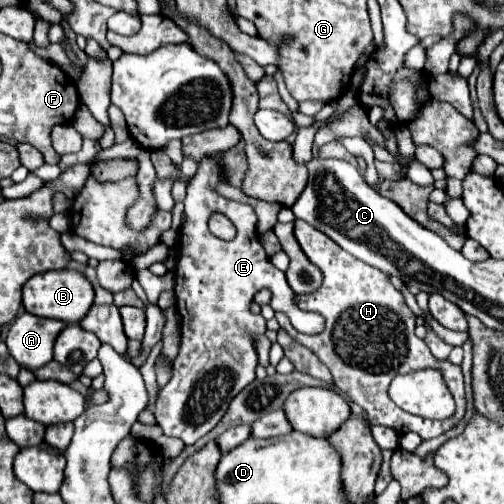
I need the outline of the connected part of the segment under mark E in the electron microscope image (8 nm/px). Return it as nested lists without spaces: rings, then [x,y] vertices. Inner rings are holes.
[[[208,156],[200,162],[198,174],[190,180],[188,194],[184,200],[186,224],[180,230],[180,260],[176,266],[176,288],[174,288],[176,290],[176,306],[182,316],[182,342],[180,342],[178,358],[174,360],[174,366],[172,366],[172,378],[158,392],[158,400],[154,404],[156,422],[164,430],[164,434],[180,438],[186,446],[194,444],[198,438],[208,434],[222,420],[232,398],[256,378],[254,368],[258,364],[258,356],[254,350],[254,336],[260,336],[266,330],[264,318],[260,314],[250,312],[250,304],[252,304],[256,292],[260,292],[262,288],[270,290],[270,294],[272,294],[270,306],[274,310],[286,312],[292,326],[298,332],[318,334],[324,328],[324,320],[322,320],[322,316],[318,316],[318,312],[304,312],[304,310],[296,308],[296,304],[292,302],[294,292],[290,290],[288,282],[284,282],[286,280],[284,272],[276,270],[270,264],[262,244],[258,242],[254,208],[250,204],[226,200],[214,192],[214,186],[222,182],[222,170],[210,158],[212,156]],[[214,212],[222,212],[236,226],[236,238],[232,242],[224,242],[208,230],[208,220]]]

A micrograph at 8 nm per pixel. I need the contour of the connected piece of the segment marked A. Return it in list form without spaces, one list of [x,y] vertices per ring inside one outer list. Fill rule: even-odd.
[[[24,312],[10,324],[6,344],[20,366],[40,368],[52,360],[54,340],[64,328],[60,320],[42,320]]]

